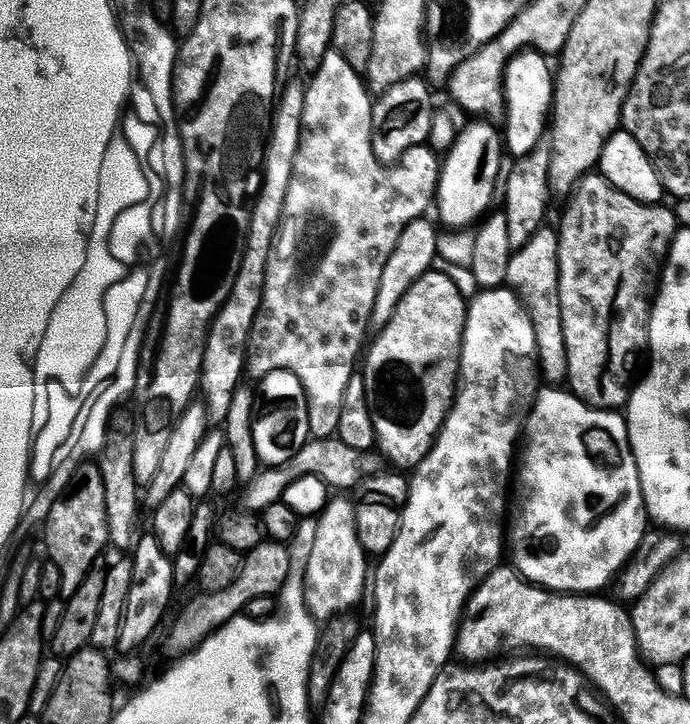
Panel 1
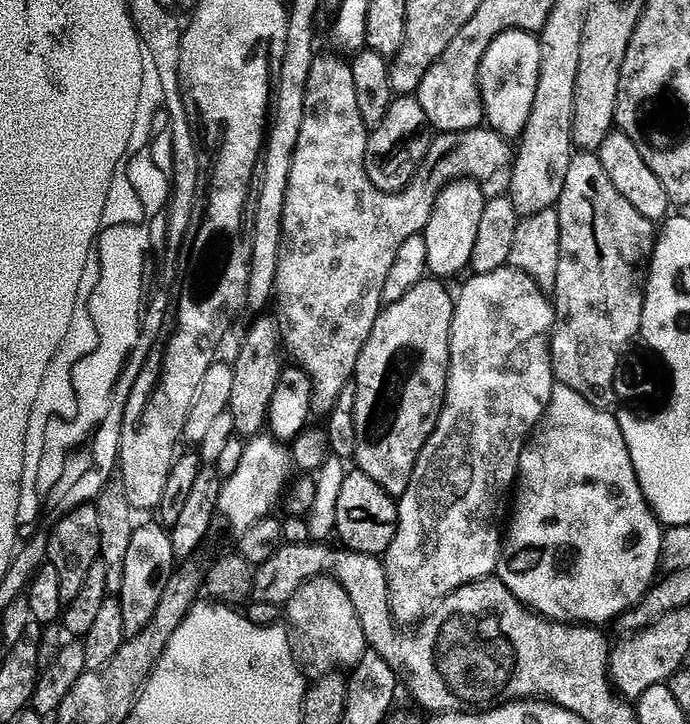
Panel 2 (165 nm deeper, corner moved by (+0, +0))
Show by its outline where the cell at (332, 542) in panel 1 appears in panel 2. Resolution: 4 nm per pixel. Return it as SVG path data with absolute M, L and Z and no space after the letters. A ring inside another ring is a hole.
M329 575L305 581L294 598L288 600L286 624L290 629L292 653L296 663L312 682L333 673L343 673L343 668L355 669L370 648L364 637L358 610L354 610L354 602L350 602L350 594L346 594L343 586Z

